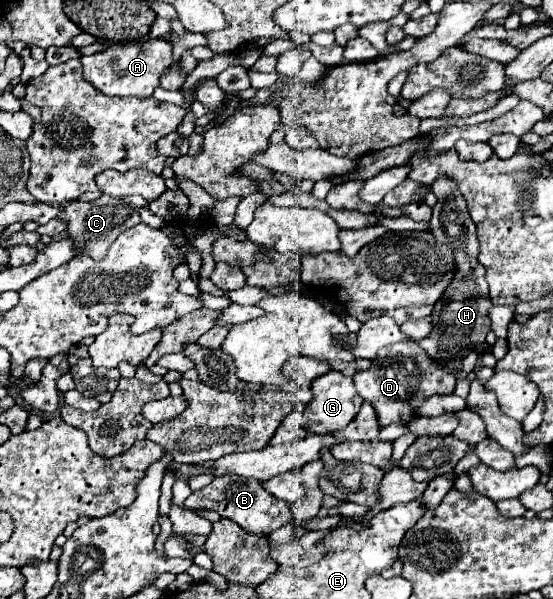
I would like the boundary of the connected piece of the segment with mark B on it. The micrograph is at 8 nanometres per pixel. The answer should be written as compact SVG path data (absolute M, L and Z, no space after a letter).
M218 476L212 484L204 486L202 490L192 492L184 506L192 512L198 510L216 510L222 518L230 518L238 522L244 530L254 532L256 536L268 536L276 528L292 522L292 512L284 500L276 500L276 496L270 496L268 490L262 488L258 480L244 480L242 476Z

